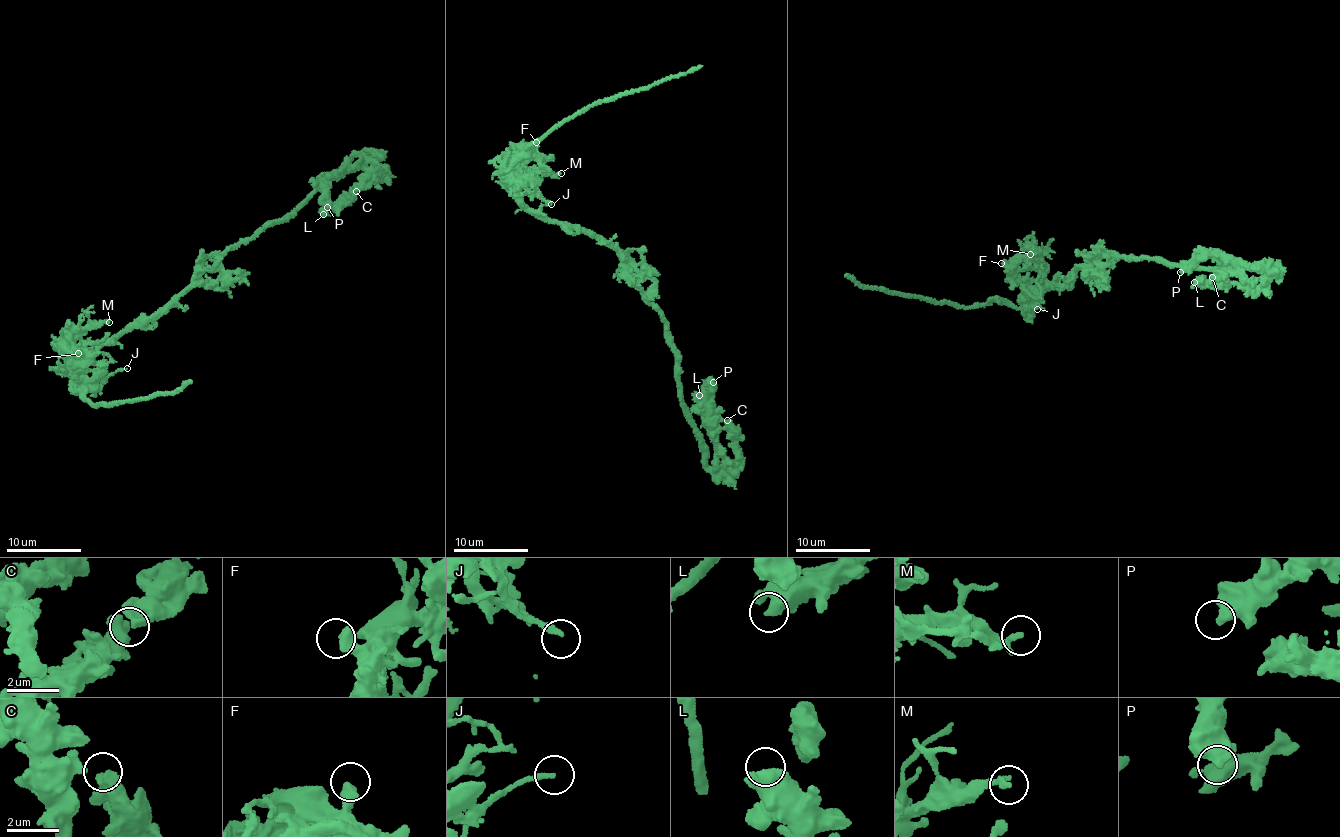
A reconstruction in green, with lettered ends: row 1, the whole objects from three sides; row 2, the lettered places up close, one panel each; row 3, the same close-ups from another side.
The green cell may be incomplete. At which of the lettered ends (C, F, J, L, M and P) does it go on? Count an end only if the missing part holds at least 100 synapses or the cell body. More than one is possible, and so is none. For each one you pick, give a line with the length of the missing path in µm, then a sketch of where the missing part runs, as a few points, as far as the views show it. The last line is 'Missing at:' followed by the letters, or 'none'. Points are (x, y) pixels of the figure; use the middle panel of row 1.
Missing at: none

